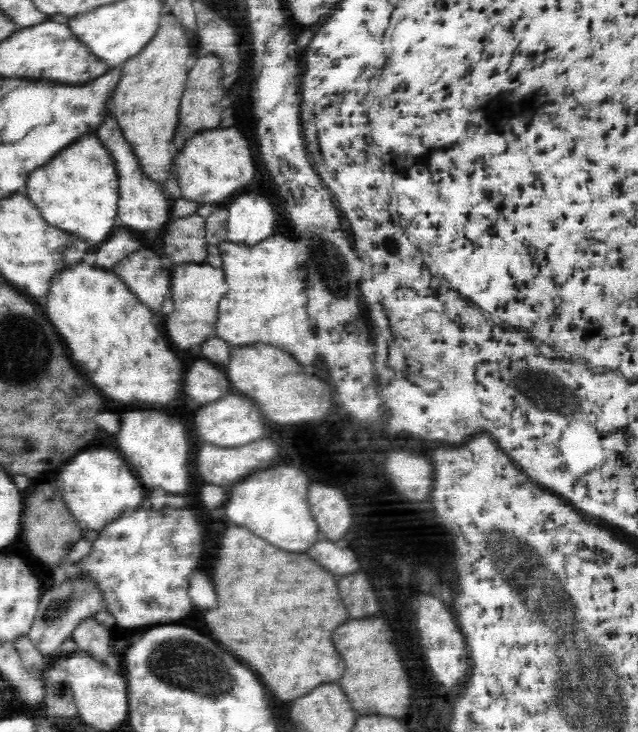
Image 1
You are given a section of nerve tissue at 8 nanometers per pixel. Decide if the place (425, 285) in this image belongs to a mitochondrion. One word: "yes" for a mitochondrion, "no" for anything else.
no

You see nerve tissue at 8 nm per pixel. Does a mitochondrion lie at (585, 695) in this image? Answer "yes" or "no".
yes

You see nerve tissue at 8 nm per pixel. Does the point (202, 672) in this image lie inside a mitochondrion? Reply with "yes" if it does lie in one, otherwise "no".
yes

